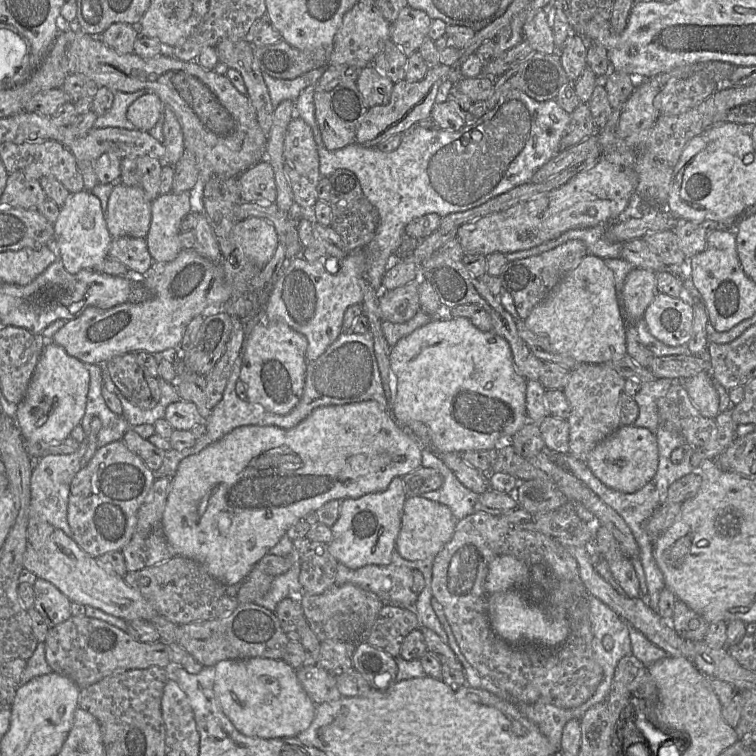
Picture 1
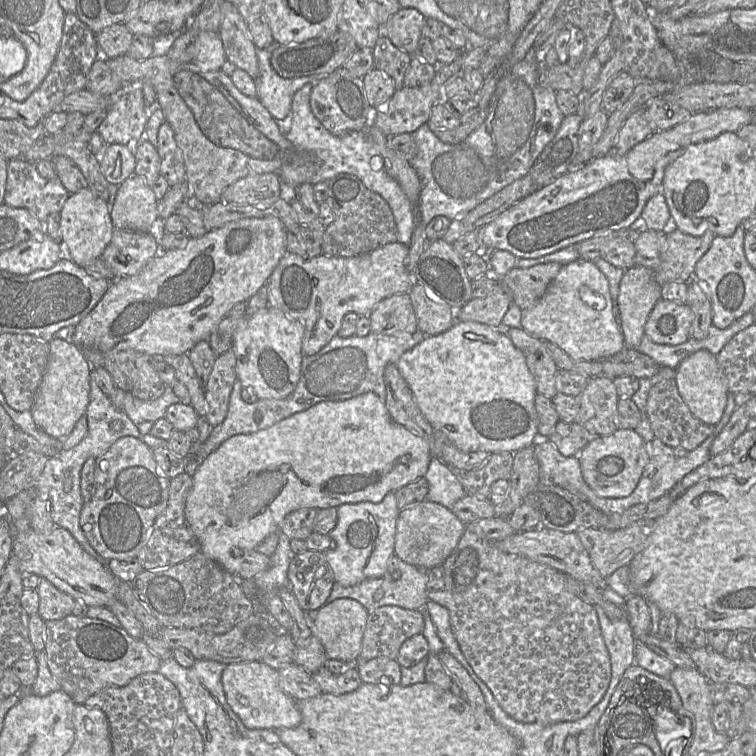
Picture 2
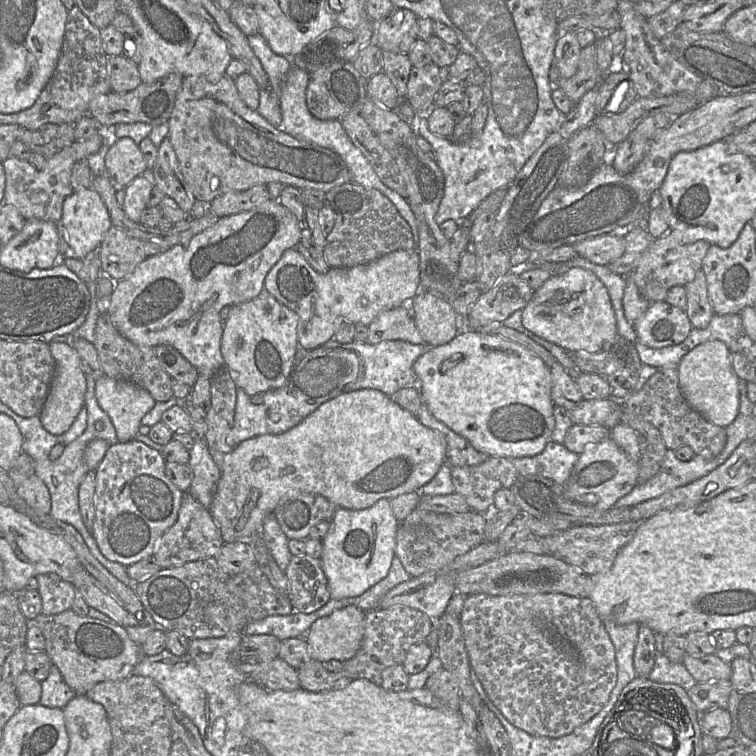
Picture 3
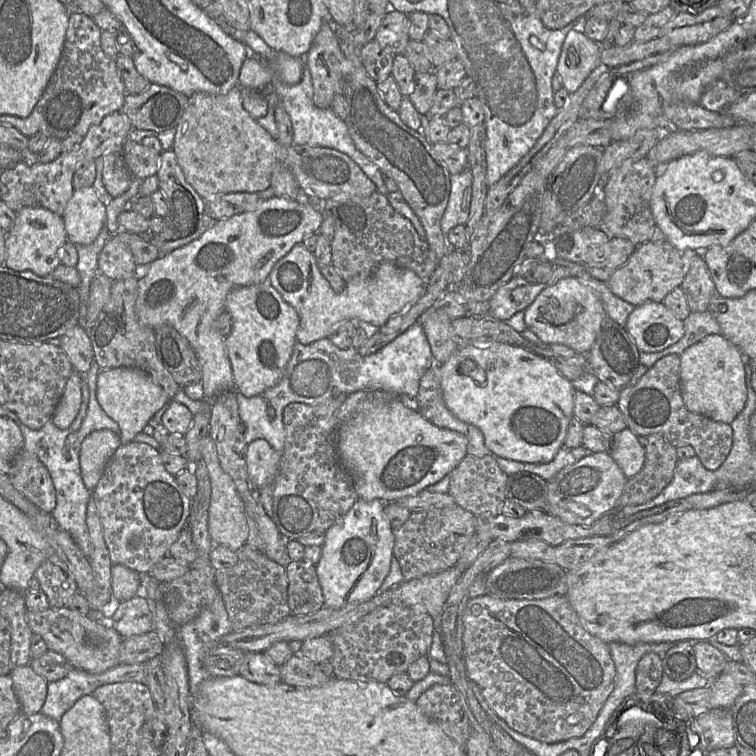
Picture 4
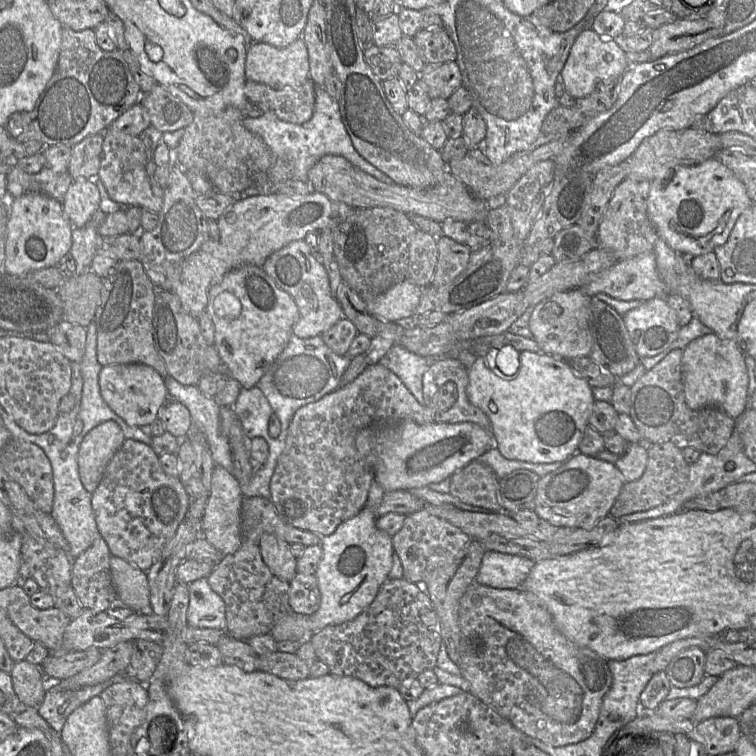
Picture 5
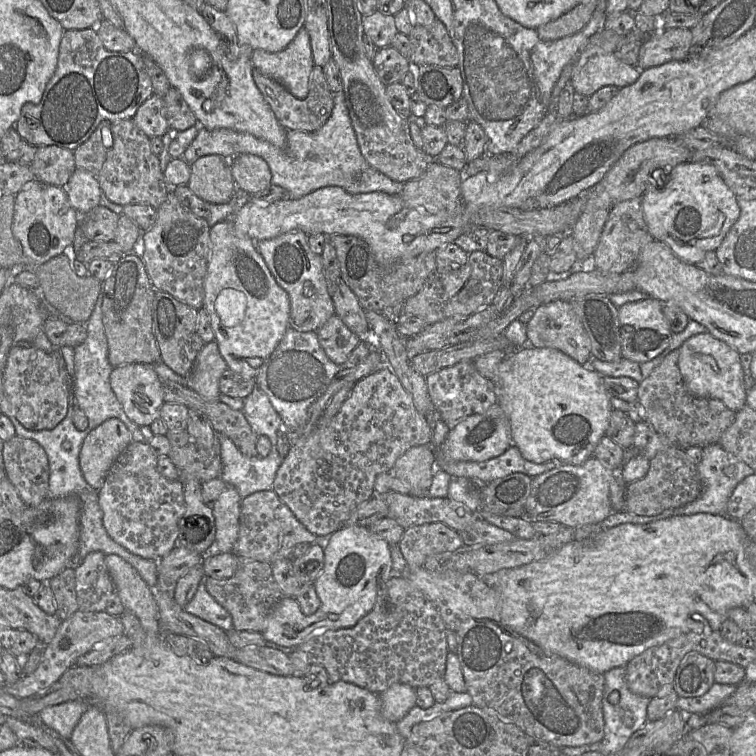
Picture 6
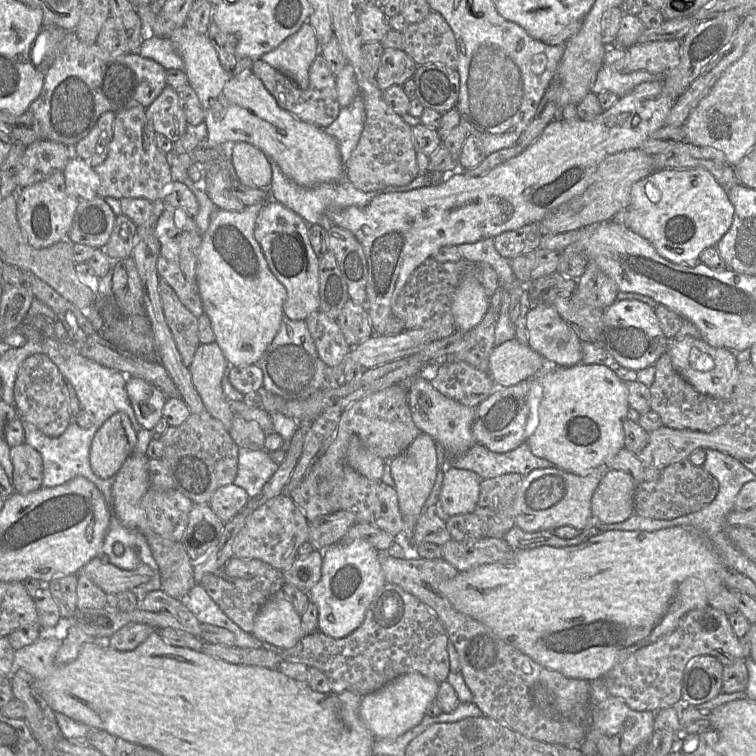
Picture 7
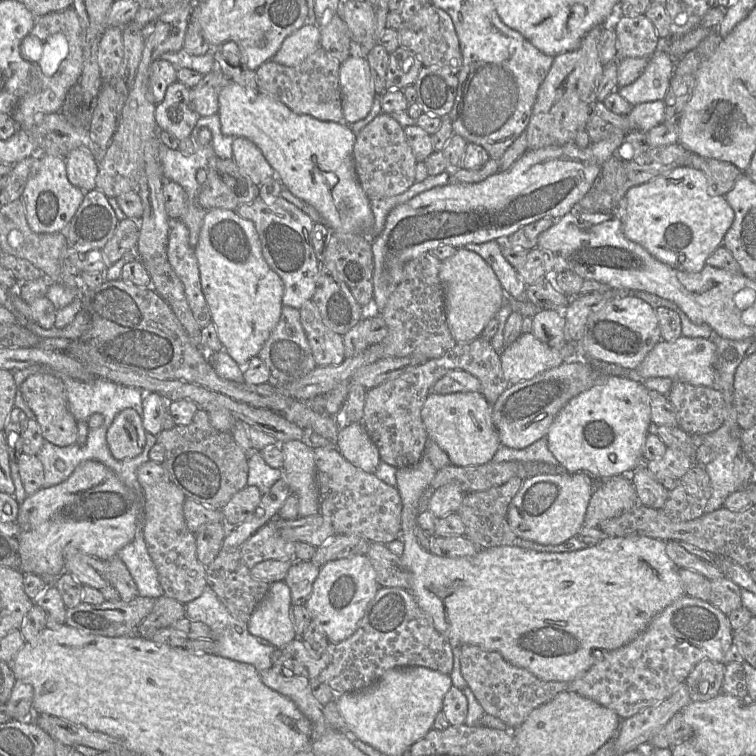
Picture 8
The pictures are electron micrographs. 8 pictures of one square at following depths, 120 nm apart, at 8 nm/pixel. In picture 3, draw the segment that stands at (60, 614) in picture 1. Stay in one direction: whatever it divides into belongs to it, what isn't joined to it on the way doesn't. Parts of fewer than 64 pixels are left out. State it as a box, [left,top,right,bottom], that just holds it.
[36,573,78,615]

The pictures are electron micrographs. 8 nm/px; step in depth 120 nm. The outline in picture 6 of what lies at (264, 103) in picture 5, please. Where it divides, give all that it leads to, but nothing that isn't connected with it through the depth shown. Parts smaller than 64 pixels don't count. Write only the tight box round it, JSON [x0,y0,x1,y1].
[253,65,334,132]

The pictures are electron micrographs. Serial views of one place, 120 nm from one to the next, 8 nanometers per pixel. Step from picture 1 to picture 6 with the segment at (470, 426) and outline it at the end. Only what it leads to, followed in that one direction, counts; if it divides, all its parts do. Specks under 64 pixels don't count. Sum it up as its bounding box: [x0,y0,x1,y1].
[492,341,613,465]

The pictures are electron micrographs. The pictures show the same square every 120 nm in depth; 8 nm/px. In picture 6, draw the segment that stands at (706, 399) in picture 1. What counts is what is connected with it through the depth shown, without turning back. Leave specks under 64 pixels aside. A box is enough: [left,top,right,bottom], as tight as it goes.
[678,331,746,412]

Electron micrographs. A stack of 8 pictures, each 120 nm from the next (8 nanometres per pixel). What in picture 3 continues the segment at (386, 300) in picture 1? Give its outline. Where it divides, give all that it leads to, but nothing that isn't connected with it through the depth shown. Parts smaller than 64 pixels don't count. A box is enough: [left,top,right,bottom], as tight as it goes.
[366,303,424,344]

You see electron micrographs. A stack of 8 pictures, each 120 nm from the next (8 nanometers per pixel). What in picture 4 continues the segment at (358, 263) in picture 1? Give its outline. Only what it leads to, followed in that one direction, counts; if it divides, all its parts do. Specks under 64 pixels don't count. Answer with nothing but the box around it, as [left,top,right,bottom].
[268,243,426,345]

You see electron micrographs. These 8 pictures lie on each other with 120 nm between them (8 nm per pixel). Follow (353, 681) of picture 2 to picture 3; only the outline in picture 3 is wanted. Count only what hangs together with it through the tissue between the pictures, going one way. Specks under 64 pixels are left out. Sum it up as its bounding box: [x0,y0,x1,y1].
[298,659,352,692]

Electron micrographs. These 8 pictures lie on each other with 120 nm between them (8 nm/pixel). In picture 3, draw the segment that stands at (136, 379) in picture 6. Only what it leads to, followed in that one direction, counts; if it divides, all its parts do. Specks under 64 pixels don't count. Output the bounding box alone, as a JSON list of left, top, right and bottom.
[95,375,156,442]

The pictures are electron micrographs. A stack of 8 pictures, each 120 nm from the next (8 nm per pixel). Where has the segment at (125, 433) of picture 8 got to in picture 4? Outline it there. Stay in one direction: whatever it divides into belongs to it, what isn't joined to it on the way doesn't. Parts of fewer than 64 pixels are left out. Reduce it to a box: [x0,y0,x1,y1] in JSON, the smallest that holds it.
[79,429,121,491]

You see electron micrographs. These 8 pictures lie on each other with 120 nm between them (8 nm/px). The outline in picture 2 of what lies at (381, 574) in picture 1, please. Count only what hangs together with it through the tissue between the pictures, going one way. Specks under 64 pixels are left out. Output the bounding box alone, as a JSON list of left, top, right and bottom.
[326,555,429,614]

